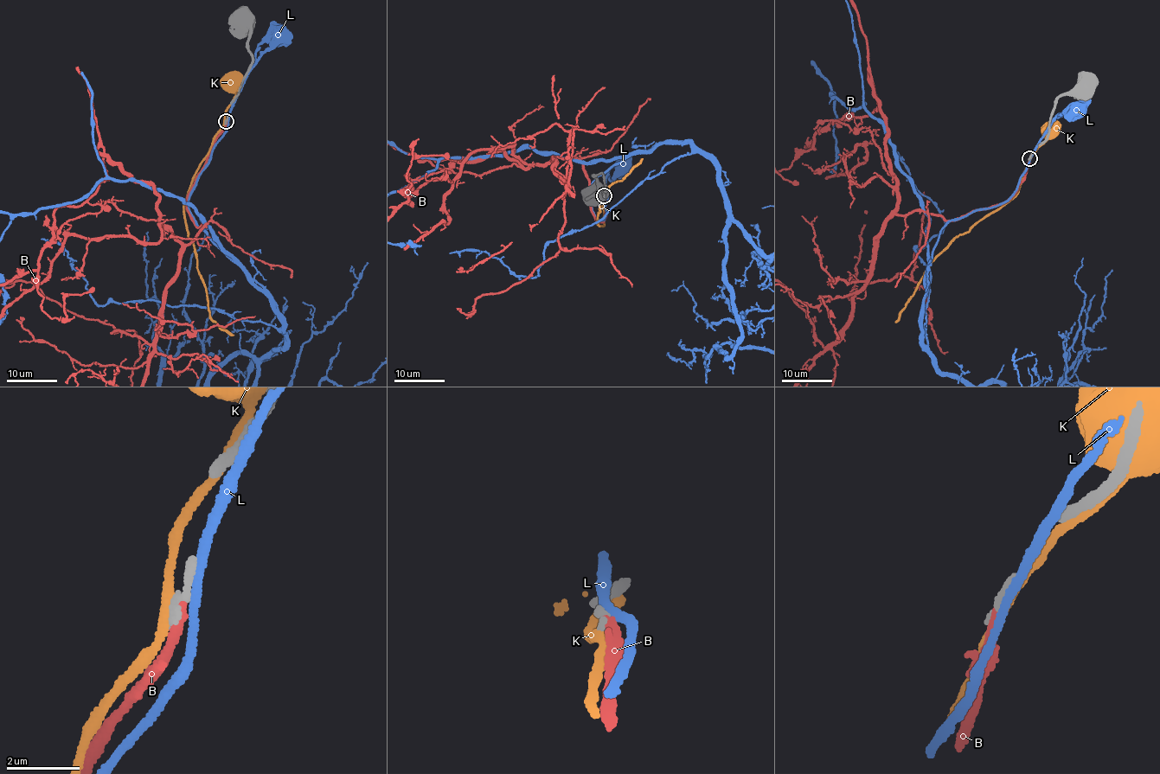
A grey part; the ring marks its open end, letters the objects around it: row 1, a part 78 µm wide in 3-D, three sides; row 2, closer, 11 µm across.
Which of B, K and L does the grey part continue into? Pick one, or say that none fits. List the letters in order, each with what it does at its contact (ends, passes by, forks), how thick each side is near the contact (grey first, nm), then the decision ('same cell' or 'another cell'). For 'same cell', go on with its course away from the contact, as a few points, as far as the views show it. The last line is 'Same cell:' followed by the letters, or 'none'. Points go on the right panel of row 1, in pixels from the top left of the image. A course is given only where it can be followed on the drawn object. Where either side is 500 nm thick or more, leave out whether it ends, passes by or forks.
B: it ends; calibres 280 and 320 nm; same cell
K: it passes by; calibres 240 and 240 nm; another cell
L: it passes by; calibres 260 and 240 nm; another cell
Same cell: B

